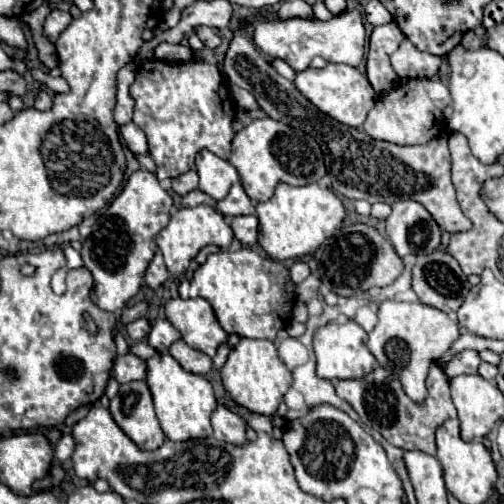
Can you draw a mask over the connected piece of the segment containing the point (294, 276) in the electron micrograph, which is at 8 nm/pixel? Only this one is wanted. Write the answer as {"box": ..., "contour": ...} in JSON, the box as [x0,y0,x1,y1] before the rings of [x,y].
{"box":[289,262,311,284],"contour":[[[293,262],[291,268],[289,268],[289,272],[291,272],[291,280],[293,280],[295,284],[303,282],[303,280],[311,274],[311,270],[309,270],[309,266],[307,266],[305,262]]]}

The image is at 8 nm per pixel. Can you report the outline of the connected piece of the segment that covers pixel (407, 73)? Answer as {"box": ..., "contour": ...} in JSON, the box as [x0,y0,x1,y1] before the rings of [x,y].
{"box":[391,38,441,78],"contour":[[[407,38],[391,56],[391,66],[399,78],[435,78],[441,68],[441,58],[419,52]]]}

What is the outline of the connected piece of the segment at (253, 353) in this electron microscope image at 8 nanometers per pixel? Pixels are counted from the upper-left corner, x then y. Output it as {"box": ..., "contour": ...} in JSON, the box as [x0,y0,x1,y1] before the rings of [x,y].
{"box":[219,338,293,416],"contour":[[[241,338],[235,348],[231,348],[227,362],[219,370],[221,374],[221,384],[229,398],[237,404],[243,406],[245,410],[253,414],[263,414],[263,416],[273,416],[277,412],[277,406],[283,400],[283,394],[291,386],[293,378],[287,366],[279,360],[277,348],[273,346],[271,340],[251,340],[251,338]]]}

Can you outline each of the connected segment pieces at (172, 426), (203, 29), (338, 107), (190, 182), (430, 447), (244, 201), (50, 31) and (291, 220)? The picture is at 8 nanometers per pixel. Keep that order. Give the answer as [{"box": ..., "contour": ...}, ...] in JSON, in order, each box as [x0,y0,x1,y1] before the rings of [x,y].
[{"box":[145,354,217,442],"contour":[[[153,354],[147,360],[145,382],[151,390],[155,412],[165,438],[173,442],[185,442],[193,438],[207,438],[213,434],[209,416],[217,408],[217,400],[213,394],[213,386],[207,378],[183,370],[171,354]]]},{"box":[197,26,221,48],"contour":[[[199,26],[197,30],[197,36],[201,38],[201,42],[207,46],[207,48],[217,48],[221,44],[221,38],[217,36],[217,32],[213,28],[207,28],[207,26]]]},{"box":[293,62,377,128],"contour":[[[329,62],[323,70],[307,68],[307,70],[295,74],[293,84],[321,112],[325,112],[327,116],[335,118],[337,122],[341,122],[345,126],[353,126],[353,128],[363,126],[367,112],[373,108],[375,96],[377,96],[375,90],[371,88],[367,76],[363,76],[357,68],[347,66],[347,64],[331,64]]]},{"box":[173,170,199,196],"contour":[[[191,170],[191,172],[187,172],[187,174],[173,180],[173,192],[179,194],[179,196],[185,196],[191,190],[195,190],[197,184],[199,184],[199,176],[197,176],[197,172]]]},{"box":[333,364,457,456],"contour":[[[433,364],[427,374],[427,398],[417,404],[413,402],[399,382],[399,378],[393,378],[389,370],[375,368],[371,374],[359,378],[359,380],[333,380],[333,386],[337,390],[337,396],[347,400],[353,410],[359,414],[361,422],[373,430],[377,430],[389,444],[401,448],[401,450],[421,450],[431,456],[435,456],[435,430],[445,420],[455,418],[457,410],[451,402],[449,394],[449,378],[445,376],[443,368]]]},{"box":[219,182,255,216],"contour":[[[237,182],[233,184],[233,188],[229,190],[227,198],[223,198],[219,204],[219,210],[225,216],[241,216],[241,214],[255,214],[255,204],[249,200],[249,196],[245,194],[243,186]]]},{"box":[43,10,73,42],"contour":[[[51,10],[51,14],[49,14],[47,20],[45,20],[45,28],[43,28],[45,36],[47,36],[51,42],[57,42],[59,34],[69,26],[71,20],[73,20],[73,18],[71,18],[69,12],[63,12],[63,10]]]},{"box":[257,184,345,262],"contour":[[[277,184],[275,194],[267,202],[257,202],[259,218],[259,244],[261,248],[279,262],[313,254],[343,222],[345,208],[341,200],[329,190],[317,184],[301,188],[289,184]]]}]

